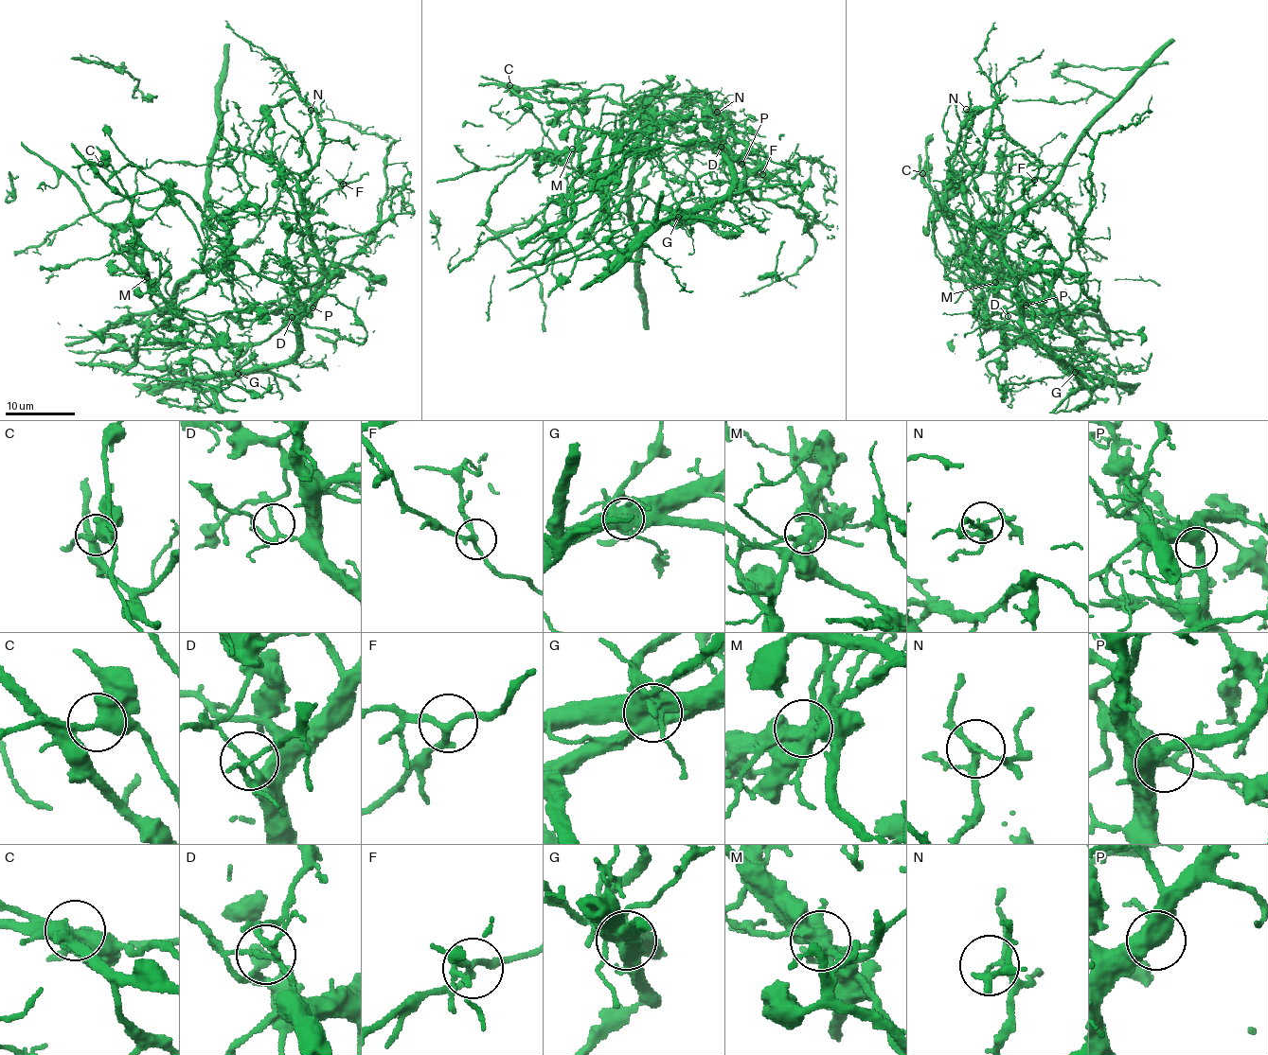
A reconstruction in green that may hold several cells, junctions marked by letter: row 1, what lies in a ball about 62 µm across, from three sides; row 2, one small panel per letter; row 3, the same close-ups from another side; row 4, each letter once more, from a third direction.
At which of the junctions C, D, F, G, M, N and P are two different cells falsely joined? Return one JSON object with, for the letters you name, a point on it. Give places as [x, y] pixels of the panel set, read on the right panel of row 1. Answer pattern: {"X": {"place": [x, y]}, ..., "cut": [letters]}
{"C": {"place": [922, 173]}, "D": {"place": [1008, 316]}, "G": {"place": [1075, 372]}, "M": {"place": [995, 282]}, "cut": ["C", "D", "G", "M"]}

